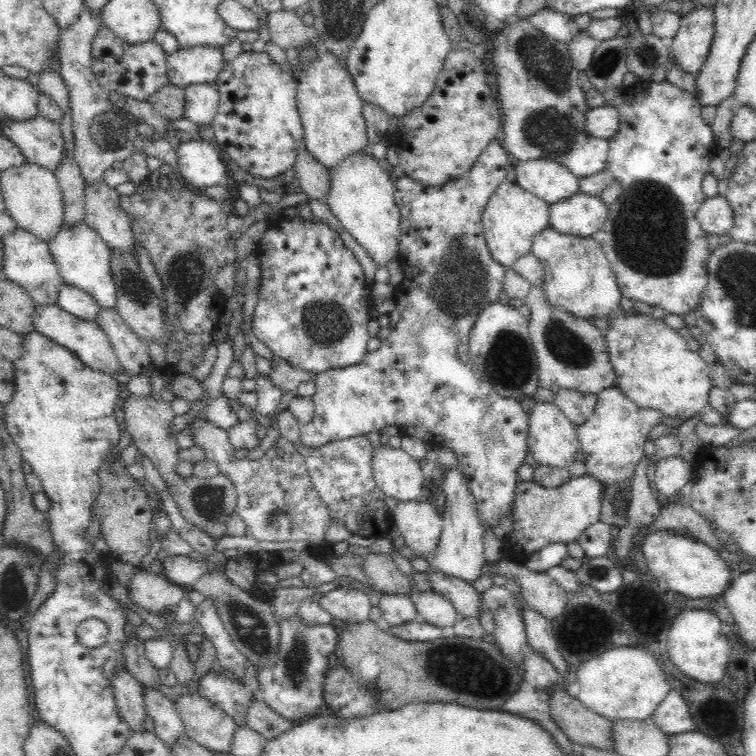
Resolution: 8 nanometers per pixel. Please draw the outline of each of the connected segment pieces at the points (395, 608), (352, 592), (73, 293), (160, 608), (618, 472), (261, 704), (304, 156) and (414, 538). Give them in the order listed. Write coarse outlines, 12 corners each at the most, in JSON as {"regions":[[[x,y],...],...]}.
{"regions":[[[383,594],[381,624],[400,626],[416,621],[415,604],[405,594]],[[336,587],[319,605],[336,621],[368,619],[370,596]],[[62,284],[58,308],[98,324],[101,308],[79,288]],[[136,567],[129,594],[158,614],[184,598],[159,569]],[[615,385],[576,426],[588,475],[627,516],[644,442],[665,414]],[[255,697],[247,722],[266,743],[293,728]],[[308,151],[294,168],[301,190],[311,200],[327,204],[331,174]],[[400,502],[392,513],[404,544],[430,560],[442,532],[433,502]]]}

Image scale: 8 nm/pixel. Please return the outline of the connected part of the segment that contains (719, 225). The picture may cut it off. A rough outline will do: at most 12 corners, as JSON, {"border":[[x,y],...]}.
{"border":[[723,192],[706,198],[697,218],[704,232],[729,234],[734,214]]}

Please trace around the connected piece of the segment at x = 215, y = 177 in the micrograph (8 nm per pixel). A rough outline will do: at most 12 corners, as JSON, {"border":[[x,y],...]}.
{"border":[[205,139],[175,148],[188,187],[220,184],[228,172],[221,150]]}

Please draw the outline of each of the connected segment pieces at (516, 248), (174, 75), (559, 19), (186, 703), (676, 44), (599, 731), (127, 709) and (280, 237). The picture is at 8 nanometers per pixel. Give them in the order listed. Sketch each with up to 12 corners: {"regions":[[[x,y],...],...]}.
{"regions":[[[505,180],[483,213],[494,263],[512,269],[549,227],[549,205]],[[221,46],[180,47],[167,55],[170,84],[214,82]],[[544,8],[529,18],[548,38],[567,43],[580,31],[574,17]],[[196,693],[175,708],[185,736],[231,754],[236,722]],[[714,6],[681,15],[674,61],[697,74],[715,34]],[[550,692],[550,713],[573,743],[614,751],[613,723]],[[128,670],[113,679],[117,711],[132,733],[144,735],[144,691]],[[322,221],[255,251],[251,333],[312,374],[368,352],[372,283]]]}

